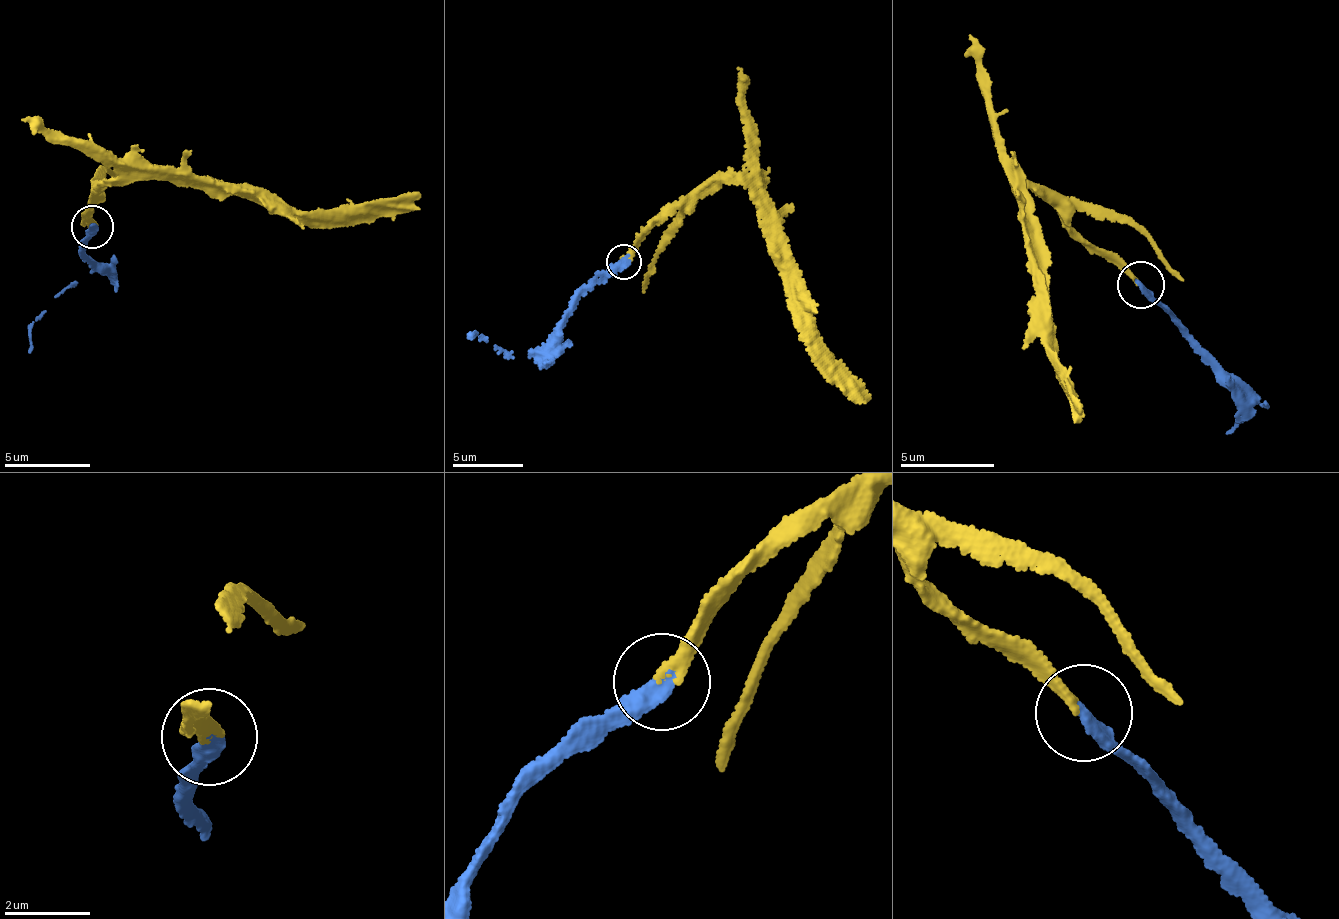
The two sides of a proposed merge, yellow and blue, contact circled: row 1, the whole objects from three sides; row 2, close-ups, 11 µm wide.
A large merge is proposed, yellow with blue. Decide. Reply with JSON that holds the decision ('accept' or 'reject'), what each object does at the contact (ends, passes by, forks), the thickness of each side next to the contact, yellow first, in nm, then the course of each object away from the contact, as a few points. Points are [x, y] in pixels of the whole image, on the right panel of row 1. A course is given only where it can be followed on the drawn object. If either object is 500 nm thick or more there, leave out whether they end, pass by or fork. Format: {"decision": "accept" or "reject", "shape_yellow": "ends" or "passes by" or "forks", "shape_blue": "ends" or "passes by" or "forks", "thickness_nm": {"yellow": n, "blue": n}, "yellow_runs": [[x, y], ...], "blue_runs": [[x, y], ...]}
{"decision": "accept", "shape_yellow": "ends", "shape_blue": "ends", "thickness_nm": {"yellow": 260, "blue": 340}, "yellow_runs": [[1139, 286], [1106, 249], [1066, 229], [1064, 207], [1026, 187], [1012, 191], [1027, 226], [1052, 344], [1074, 423]], "blue_runs": [[1139, 286], [1171, 322], [1225, 373], [1251, 386], [1264, 403], [1244, 414], [1227, 434]]}

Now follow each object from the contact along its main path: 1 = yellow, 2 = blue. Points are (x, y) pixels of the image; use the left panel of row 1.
1: (92, 228), (83, 215), (91, 212), (95, 191), (108, 184), (195, 173), (254, 188), (302, 211), (421, 208)
2: (92, 228), (86, 248), (97, 262), (56, 297), (31, 326), (31, 352)

